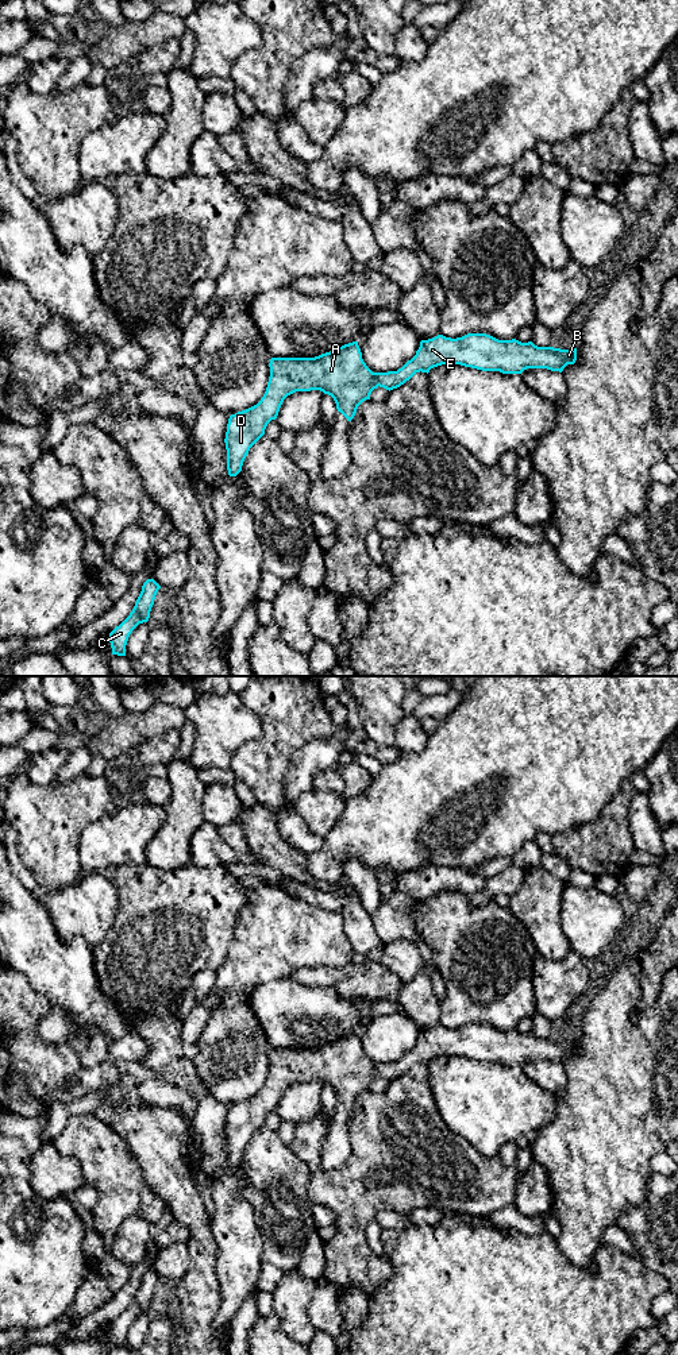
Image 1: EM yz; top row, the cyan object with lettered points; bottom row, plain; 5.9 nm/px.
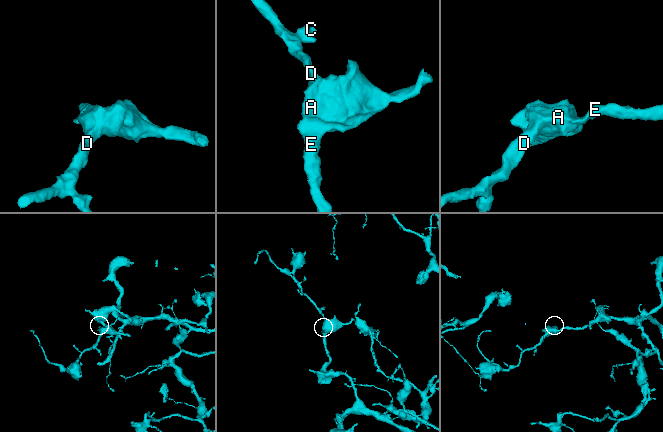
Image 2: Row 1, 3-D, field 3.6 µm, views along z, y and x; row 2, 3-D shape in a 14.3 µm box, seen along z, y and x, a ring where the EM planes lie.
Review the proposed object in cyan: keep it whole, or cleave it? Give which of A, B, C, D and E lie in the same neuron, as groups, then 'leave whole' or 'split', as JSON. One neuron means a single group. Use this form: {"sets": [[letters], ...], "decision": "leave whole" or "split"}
{"sets": [["A", "B", "C", "D", "E"]], "decision": "leave whole"}

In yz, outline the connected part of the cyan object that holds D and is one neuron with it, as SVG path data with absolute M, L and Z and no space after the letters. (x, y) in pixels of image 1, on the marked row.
M467 333L462 337L451 339L438 335L428 340L421 340L416 355L397 371L373 372L362 359L358 341L344 344L336 350L315 358L271 358L270 377L266 391L261 401L242 412L231 414L226 432L227 470L230 476L236 476L242 471L243 462L250 448L265 435L265 429L271 420L276 420L284 399L296 391L320 390L334 398L338 412L347 421L351 421L358 406L370 399L374 389L384 387L393 390L409 381L416 372L429 372L431 368L442 364L461 364L482 371L500 371L502 374L521 374L527 368L547 368L562 372L567 364L577 360L577 348L560 350L554 347L538 347L532 341L521 343L516 339L498 340L486 333Z

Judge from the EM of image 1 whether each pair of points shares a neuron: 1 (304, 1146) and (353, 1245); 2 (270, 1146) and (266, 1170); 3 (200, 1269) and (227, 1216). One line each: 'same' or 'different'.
1: same
2: same
3: different

